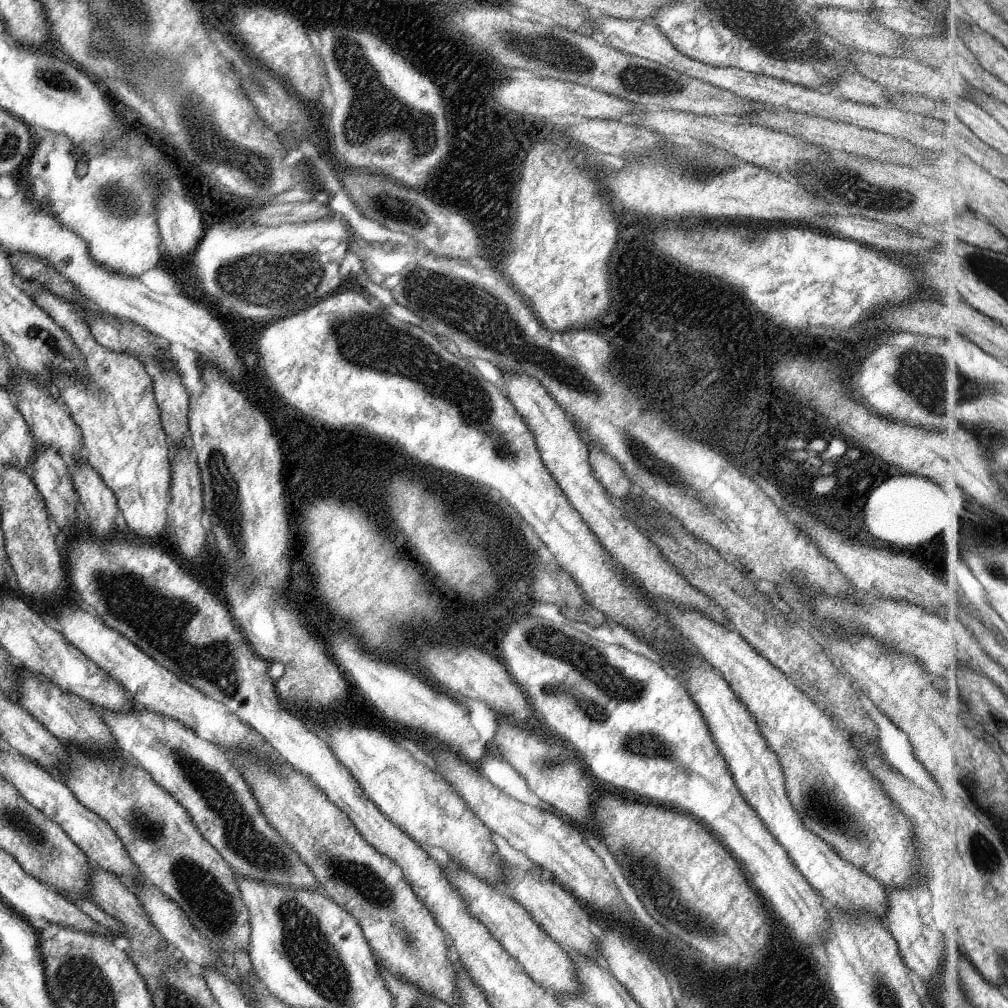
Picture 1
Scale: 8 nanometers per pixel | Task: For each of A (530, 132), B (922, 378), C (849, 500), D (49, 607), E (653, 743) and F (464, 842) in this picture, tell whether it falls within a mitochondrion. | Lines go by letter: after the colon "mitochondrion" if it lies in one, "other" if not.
A: other
B: mitochondrion
C: other
D: other
E: mitochondrion
F: other

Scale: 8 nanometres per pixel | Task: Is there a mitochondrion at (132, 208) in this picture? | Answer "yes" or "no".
yes

